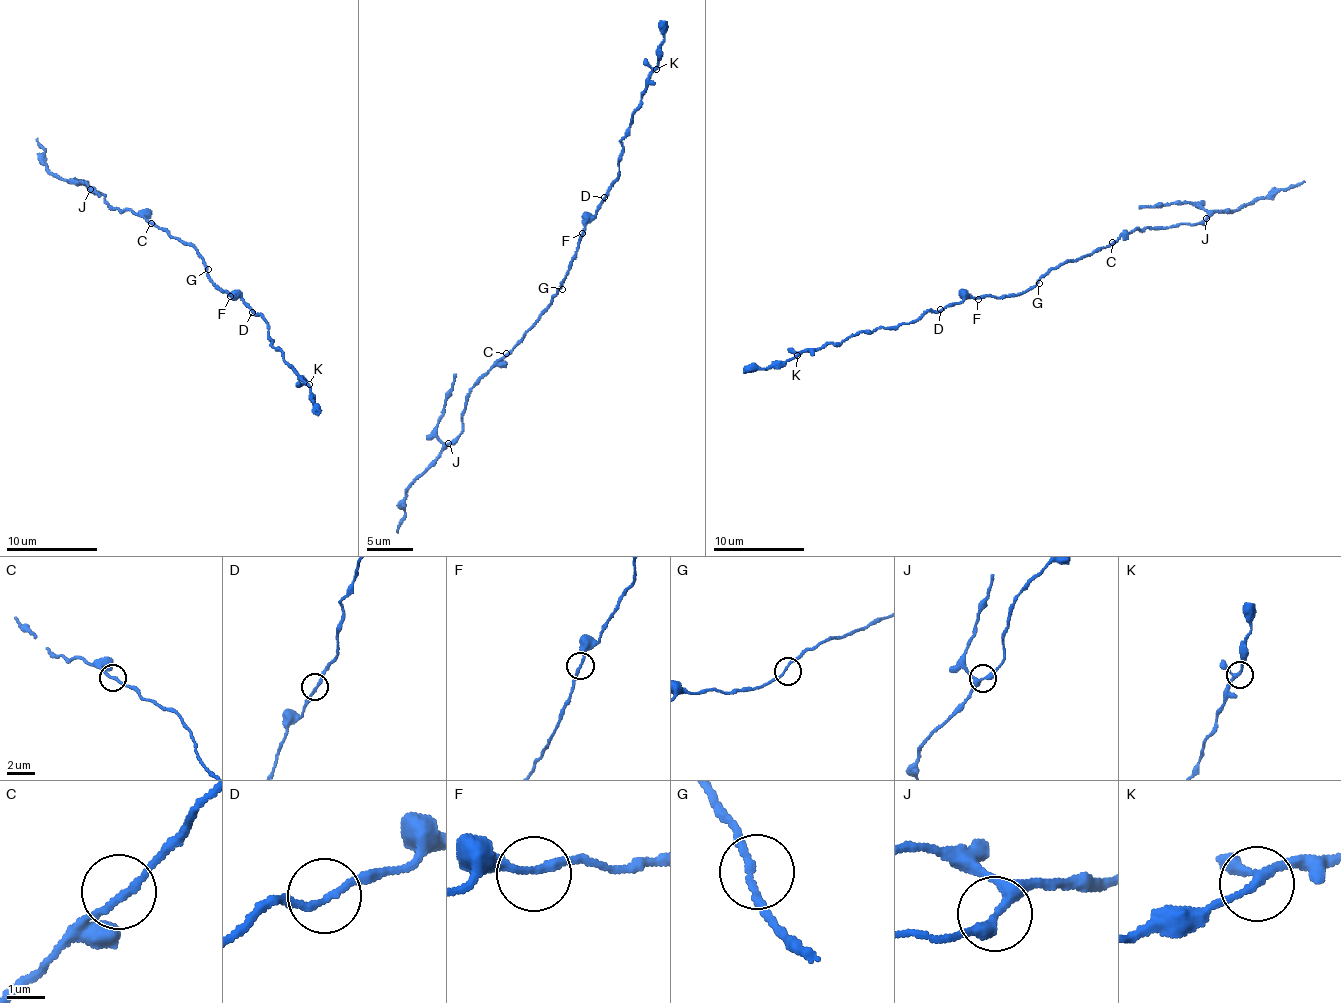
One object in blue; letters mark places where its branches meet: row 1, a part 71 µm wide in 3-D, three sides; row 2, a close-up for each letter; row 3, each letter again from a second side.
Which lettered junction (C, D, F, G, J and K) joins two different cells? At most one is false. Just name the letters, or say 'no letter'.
no letter

